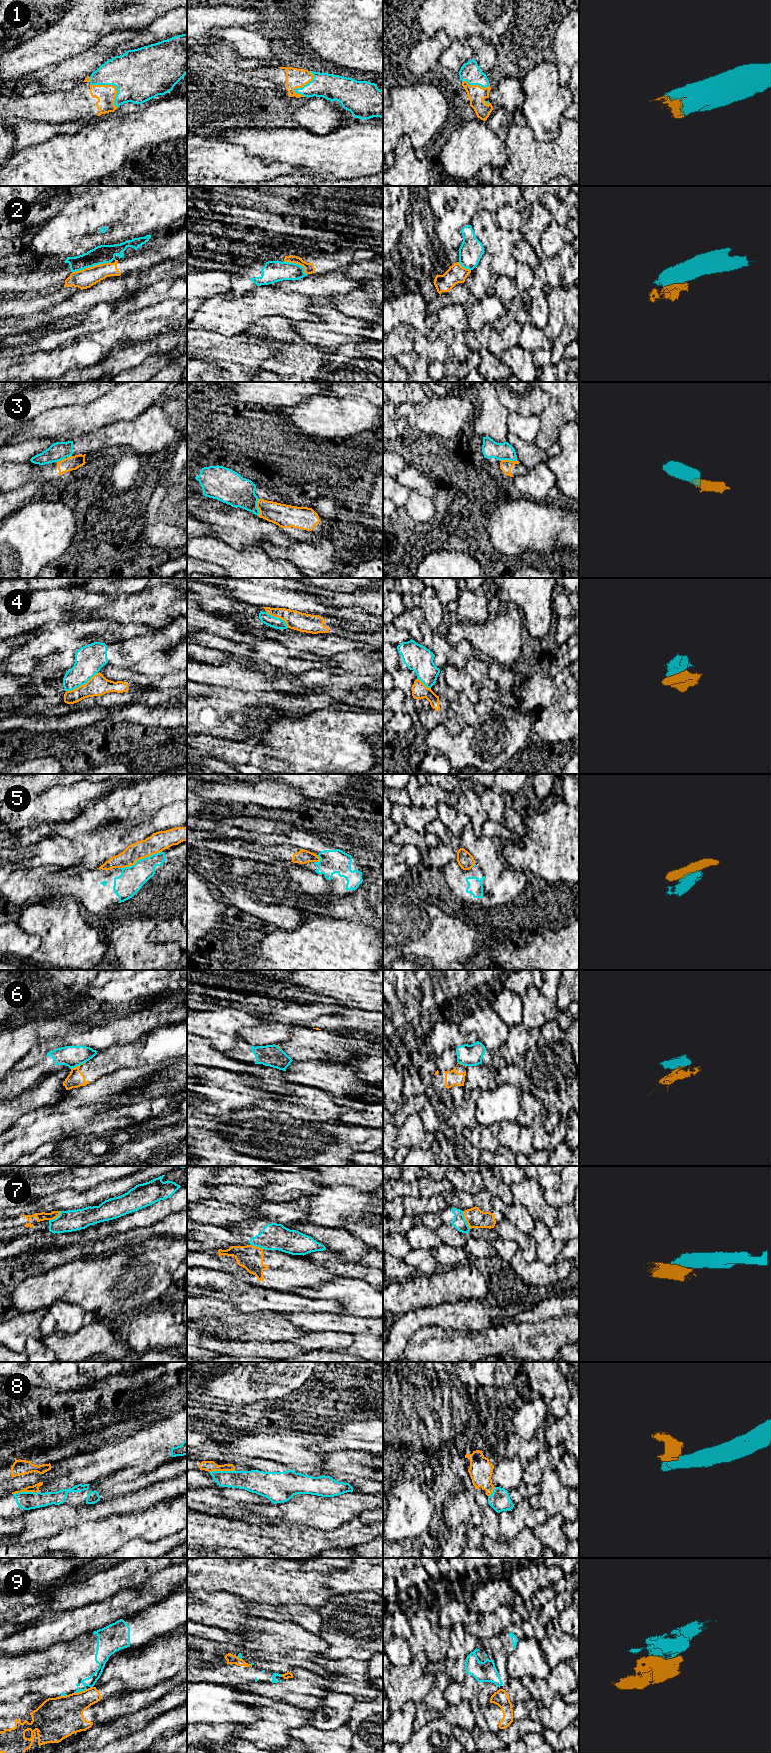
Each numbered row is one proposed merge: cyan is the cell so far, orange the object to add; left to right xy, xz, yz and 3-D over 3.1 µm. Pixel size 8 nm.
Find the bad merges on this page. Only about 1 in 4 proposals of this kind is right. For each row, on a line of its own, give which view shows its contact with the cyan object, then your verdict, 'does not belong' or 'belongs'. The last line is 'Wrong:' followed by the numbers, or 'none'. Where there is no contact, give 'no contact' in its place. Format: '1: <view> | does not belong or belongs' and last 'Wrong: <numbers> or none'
1: xy | belongs
2: xy | does not belong
3: xz | does not belong
4: xy | does not belong
5: xy | does not belong
6: xy | does not belong
7: yz | does not belong
8: xy | does not belong
9: xy | does not belong
Wrong: 2, 3, 4, 5, 6, 7, 8, 9

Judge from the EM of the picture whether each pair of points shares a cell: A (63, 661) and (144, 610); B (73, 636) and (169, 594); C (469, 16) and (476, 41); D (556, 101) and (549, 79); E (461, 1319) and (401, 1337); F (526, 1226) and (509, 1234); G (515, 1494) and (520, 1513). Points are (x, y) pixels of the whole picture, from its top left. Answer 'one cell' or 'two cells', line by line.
A: two cells
B: two cells
C: two cells
D: one cell
E: one cell
F: two cells
G: two cells

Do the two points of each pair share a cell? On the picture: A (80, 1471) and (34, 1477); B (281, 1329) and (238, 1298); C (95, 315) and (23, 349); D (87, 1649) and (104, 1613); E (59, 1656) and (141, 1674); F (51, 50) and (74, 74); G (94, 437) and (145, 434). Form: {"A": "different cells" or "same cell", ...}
{"A": "different cells", "B": "different cells", "C": "same cell", "D": "different cells", "E": "different cells", "F": "different cells", "G": "same cell"}

